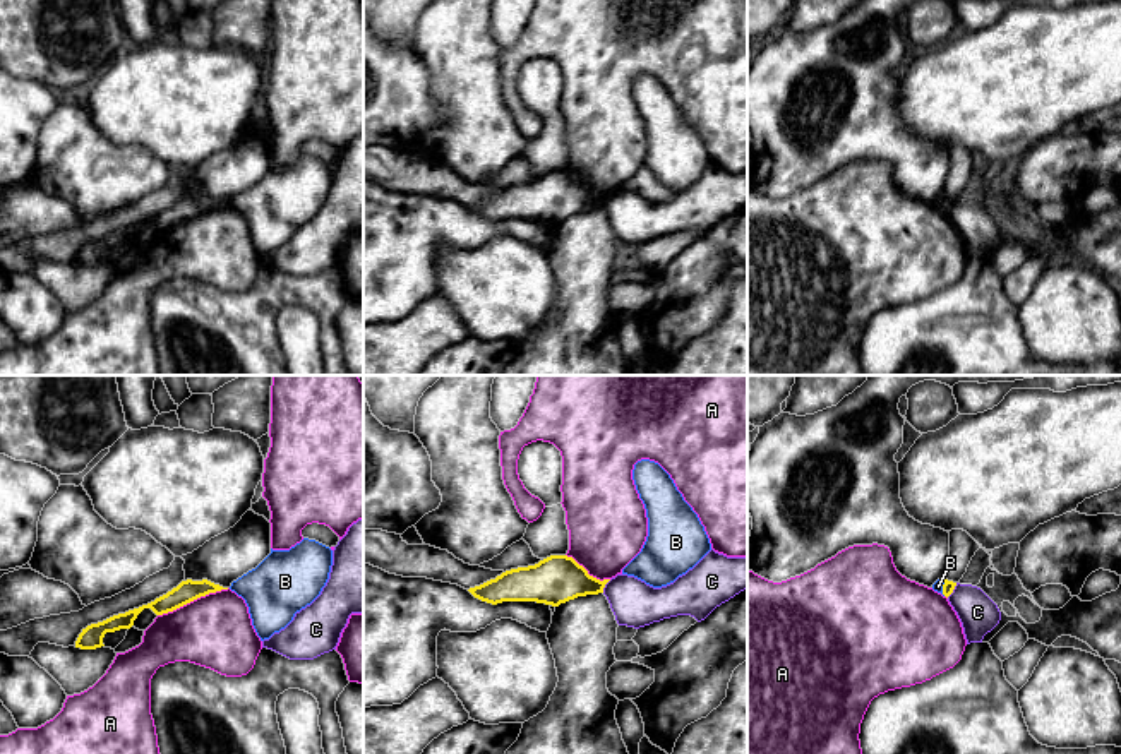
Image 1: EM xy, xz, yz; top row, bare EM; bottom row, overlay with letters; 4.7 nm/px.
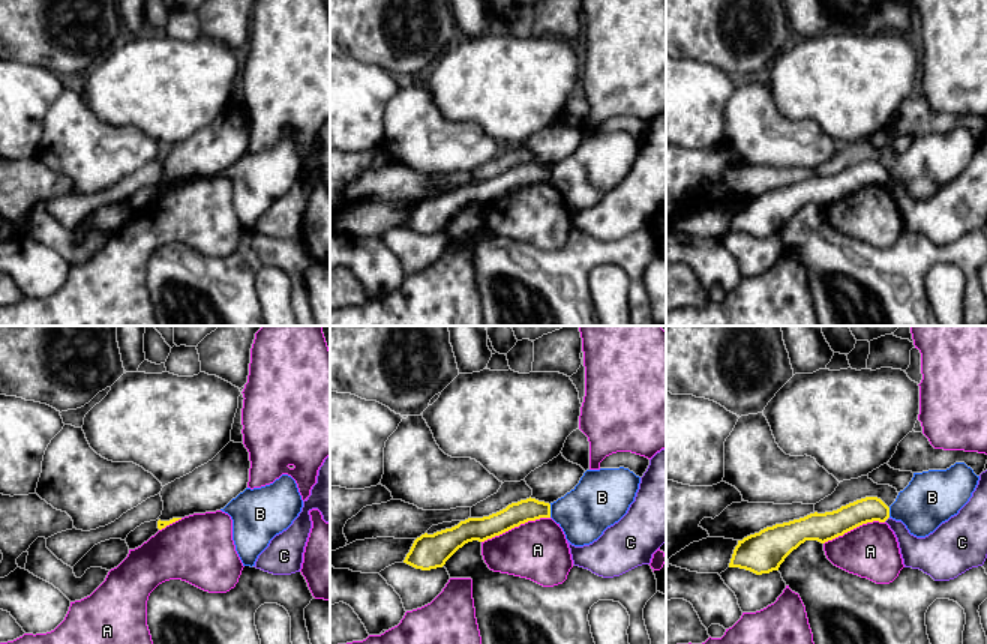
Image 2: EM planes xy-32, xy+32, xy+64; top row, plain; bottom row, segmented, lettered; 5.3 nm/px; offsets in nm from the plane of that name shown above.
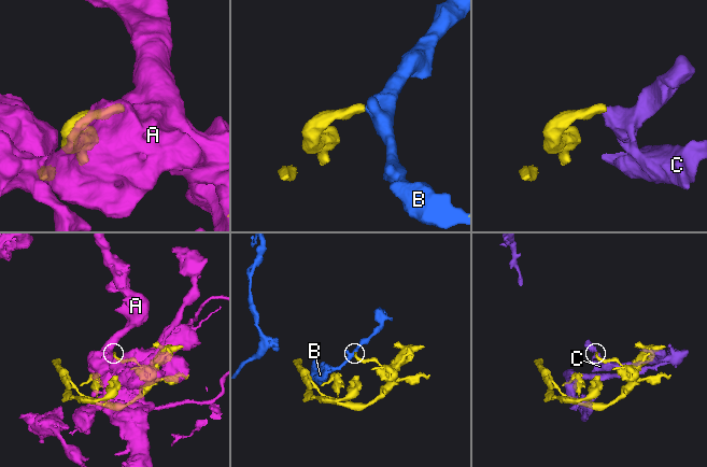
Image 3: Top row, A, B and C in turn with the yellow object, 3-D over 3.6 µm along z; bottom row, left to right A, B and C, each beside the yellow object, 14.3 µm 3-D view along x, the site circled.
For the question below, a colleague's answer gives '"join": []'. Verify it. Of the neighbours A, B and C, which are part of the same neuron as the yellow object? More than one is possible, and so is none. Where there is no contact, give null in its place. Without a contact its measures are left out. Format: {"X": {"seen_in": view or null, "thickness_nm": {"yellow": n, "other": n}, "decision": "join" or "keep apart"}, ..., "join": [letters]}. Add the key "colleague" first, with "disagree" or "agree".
{"colleague": "agree", "A": {"seen_in": "xy", "thickness_nm": {"yellow": 100, "other": 340}, "decision": "keep apart"}, "B": {"seen_in": "yz", "thickness_nm": {"yellow": 60, "other": 50}, "decision": "keep apart"}, "C": {"seen_in": "xz", "thickness_nm": {"yellow": 220, "other": 220}, "decision": "keep apart"}, "join": []}

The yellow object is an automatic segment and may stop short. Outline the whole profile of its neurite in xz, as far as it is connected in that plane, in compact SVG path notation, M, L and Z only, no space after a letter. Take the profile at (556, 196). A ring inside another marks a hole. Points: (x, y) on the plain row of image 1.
M550 171L535 182L502 188L468 207L487 219L537 218L559 223L569 216L603 209L610 195L596 195L572 173Z

